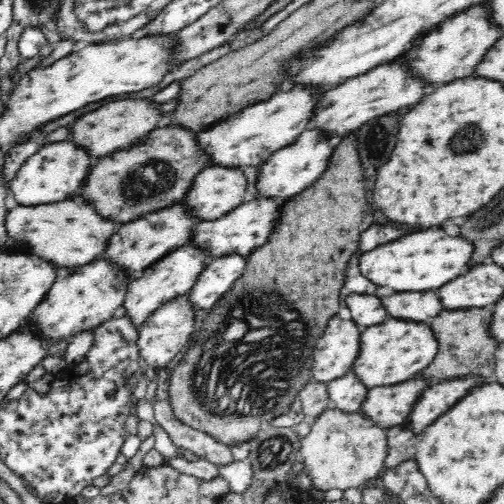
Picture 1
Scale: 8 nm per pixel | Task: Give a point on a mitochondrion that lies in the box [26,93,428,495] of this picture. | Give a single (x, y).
(265, 311)

